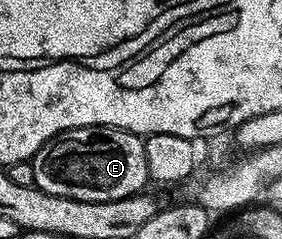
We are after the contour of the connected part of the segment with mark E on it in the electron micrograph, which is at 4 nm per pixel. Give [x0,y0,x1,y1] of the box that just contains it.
[29,128,149,202]

